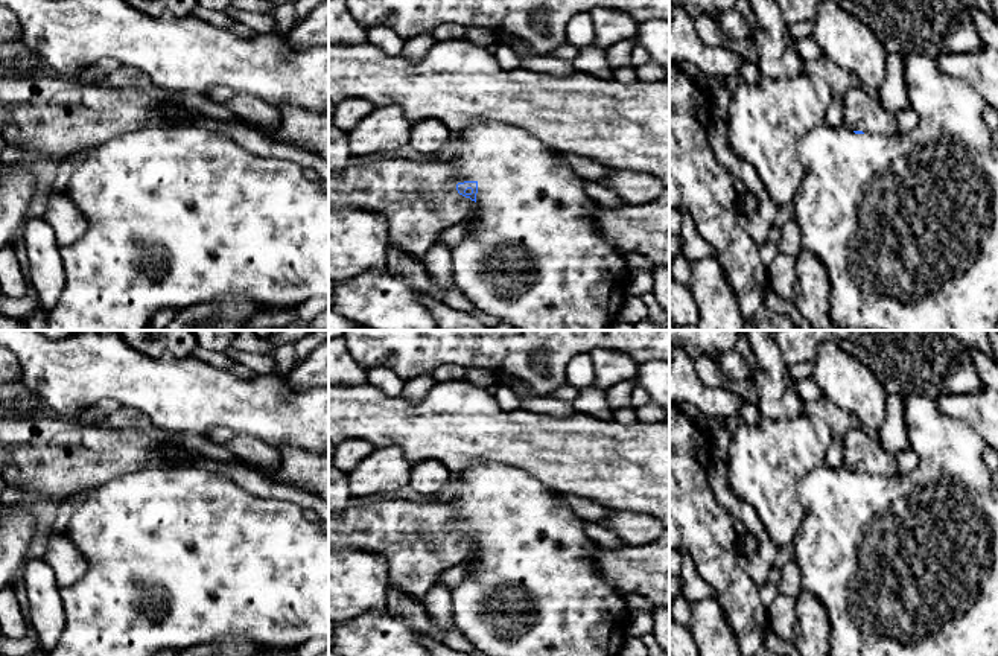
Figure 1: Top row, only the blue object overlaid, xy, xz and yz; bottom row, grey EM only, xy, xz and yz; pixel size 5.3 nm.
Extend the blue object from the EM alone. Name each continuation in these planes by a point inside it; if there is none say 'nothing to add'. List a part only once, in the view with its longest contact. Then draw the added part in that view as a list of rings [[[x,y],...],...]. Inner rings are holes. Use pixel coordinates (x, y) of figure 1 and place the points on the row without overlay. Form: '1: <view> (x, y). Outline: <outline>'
1: xz (533, 589). Outline: [[[475,464],[453,475],[458,479],[458,492],[449,502],[458,524],[476,522],[476,557],[467,563],[469,577],[452,595],[450,613],[455,627],[464,638],[487,656],[619,656],[630,624],[625,600],[598,572],[595,562],[595,543],[584,533],[584,519],[575,514],[563,501],[561,493],[552,492],[519,467],[501,464]]]

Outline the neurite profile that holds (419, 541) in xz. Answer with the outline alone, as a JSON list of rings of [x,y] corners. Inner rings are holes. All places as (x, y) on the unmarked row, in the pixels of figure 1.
[[[368,499],[329,513],[329,553],[359,549],[382,556],[389,565],[389,588],[421,600],[444,571],[476,557],[476,543],[456,531],[456,517],[449,502],[414,502],[403,499]]]

